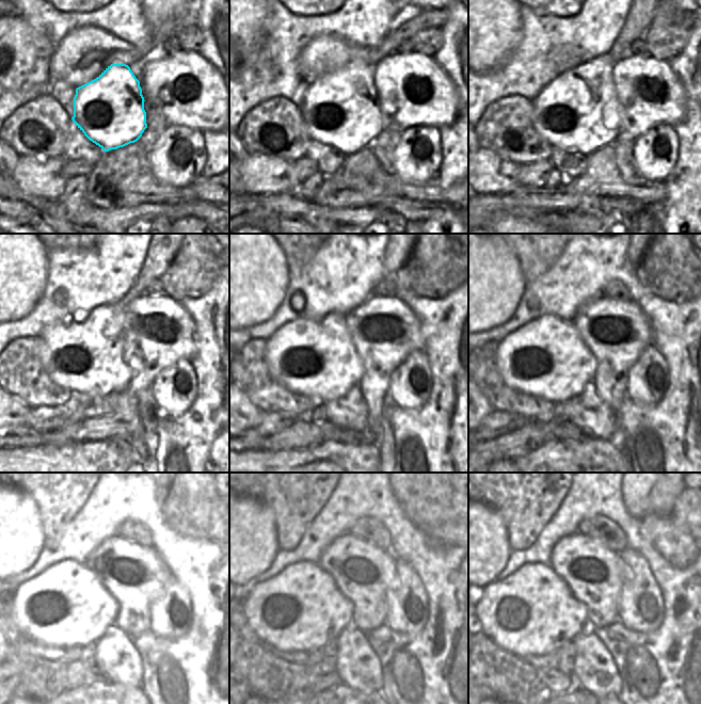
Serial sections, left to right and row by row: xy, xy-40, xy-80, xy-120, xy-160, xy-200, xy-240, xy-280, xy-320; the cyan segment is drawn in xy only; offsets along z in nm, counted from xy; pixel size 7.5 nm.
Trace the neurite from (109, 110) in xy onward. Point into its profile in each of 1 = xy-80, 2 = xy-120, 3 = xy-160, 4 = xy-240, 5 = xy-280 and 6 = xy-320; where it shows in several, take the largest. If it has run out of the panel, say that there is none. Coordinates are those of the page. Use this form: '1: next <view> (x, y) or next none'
1: next xy-80 (578, 109)
2: next xy-120 (93, 355)
3: next xy-160 (317, 358)
4: next xy-240 (65, 602)
5: next xy-280 (301, 608)
6: next xy-320 (532, 611)

